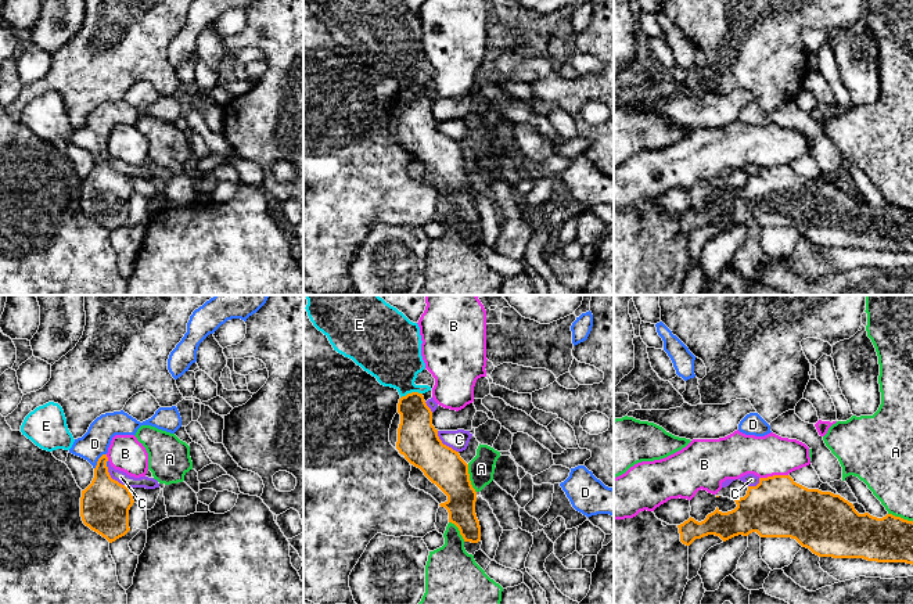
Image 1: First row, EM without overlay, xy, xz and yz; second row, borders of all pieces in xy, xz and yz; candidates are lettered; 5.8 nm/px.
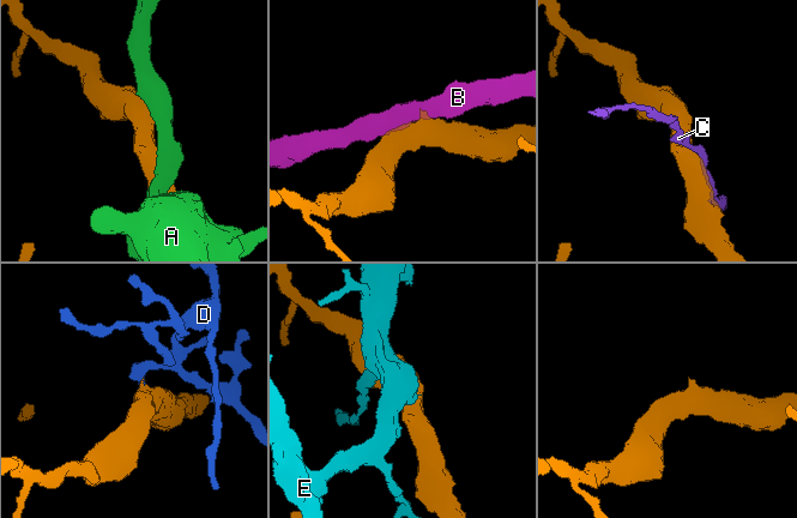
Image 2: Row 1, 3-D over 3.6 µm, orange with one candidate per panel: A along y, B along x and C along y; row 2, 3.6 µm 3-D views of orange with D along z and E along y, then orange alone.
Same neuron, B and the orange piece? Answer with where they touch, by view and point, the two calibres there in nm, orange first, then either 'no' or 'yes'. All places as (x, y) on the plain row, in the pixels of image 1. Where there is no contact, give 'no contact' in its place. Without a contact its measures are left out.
yz (773, 165) | 360/260 nm | no

